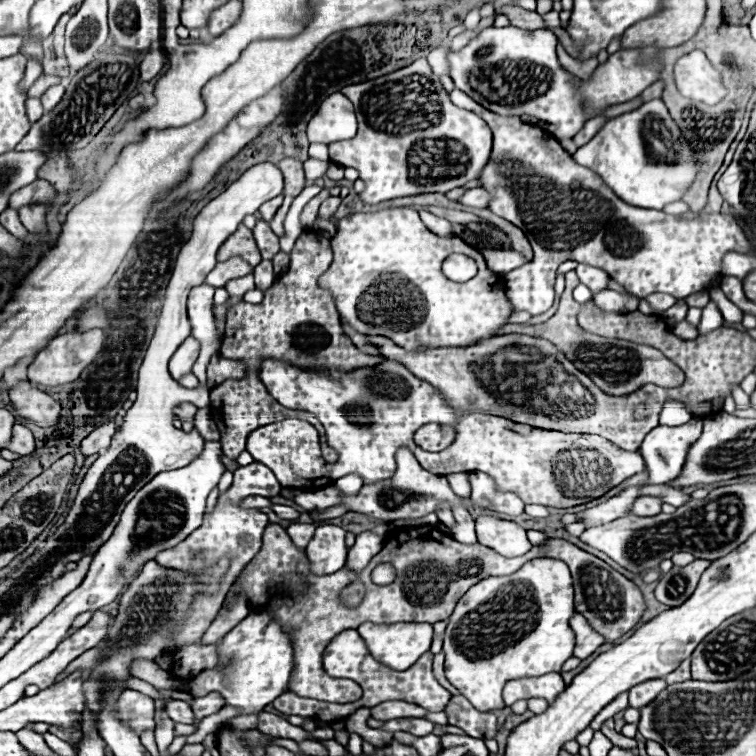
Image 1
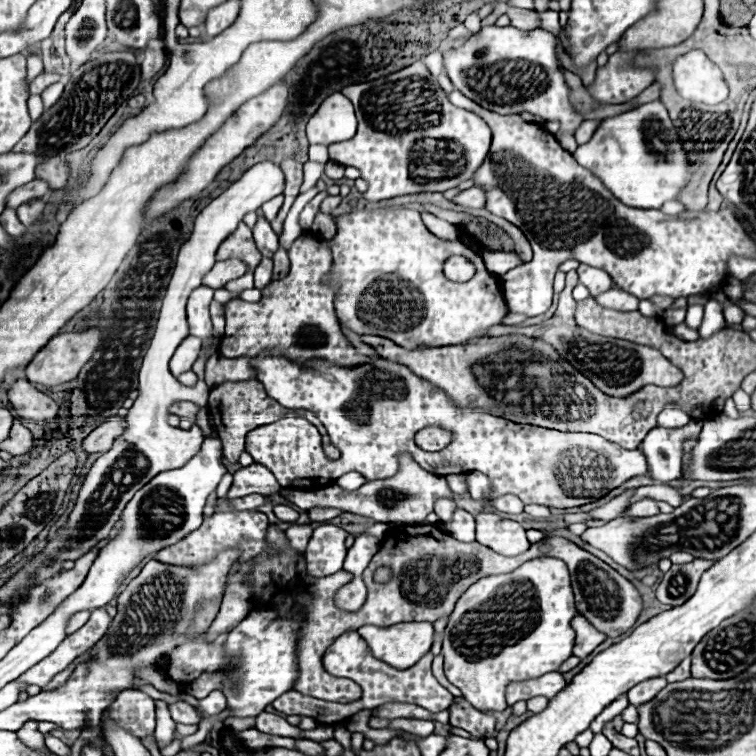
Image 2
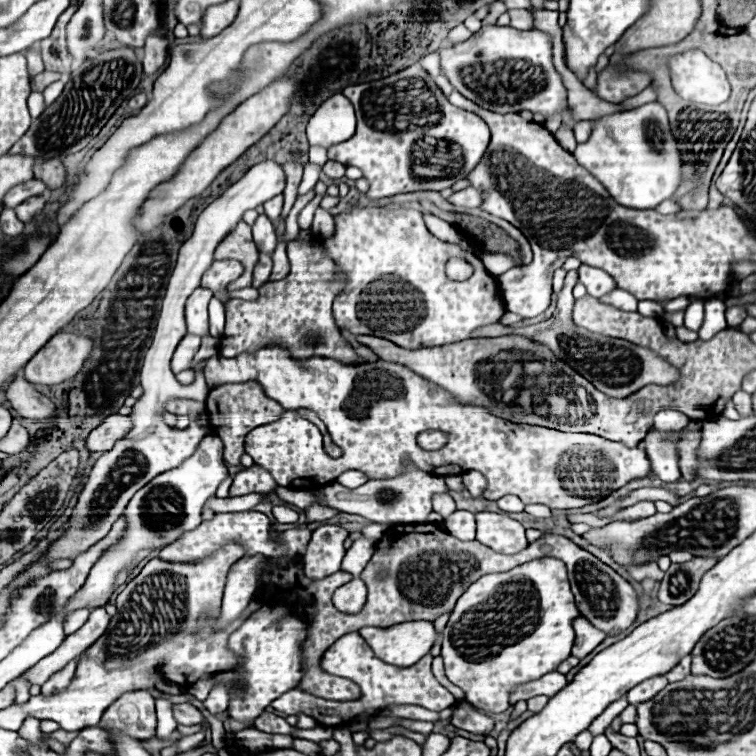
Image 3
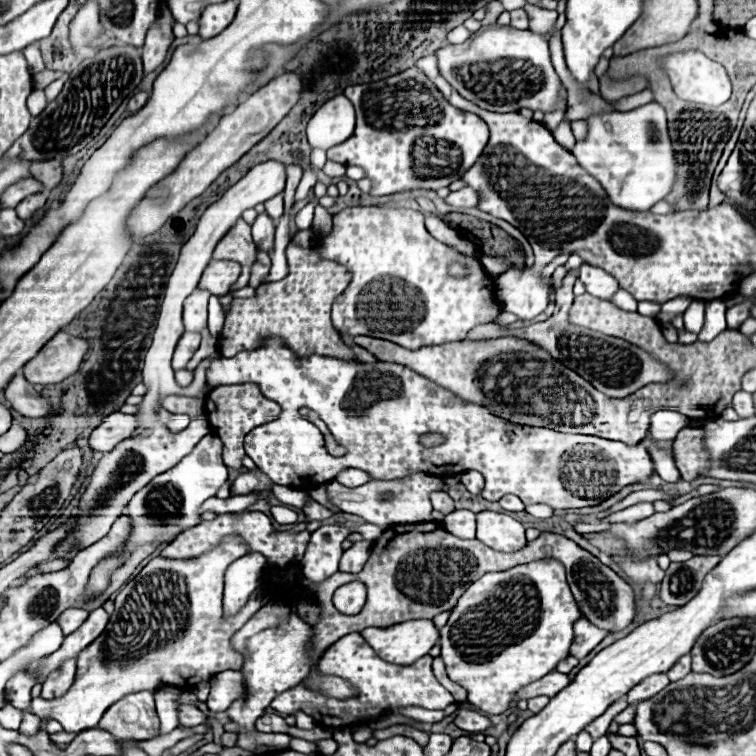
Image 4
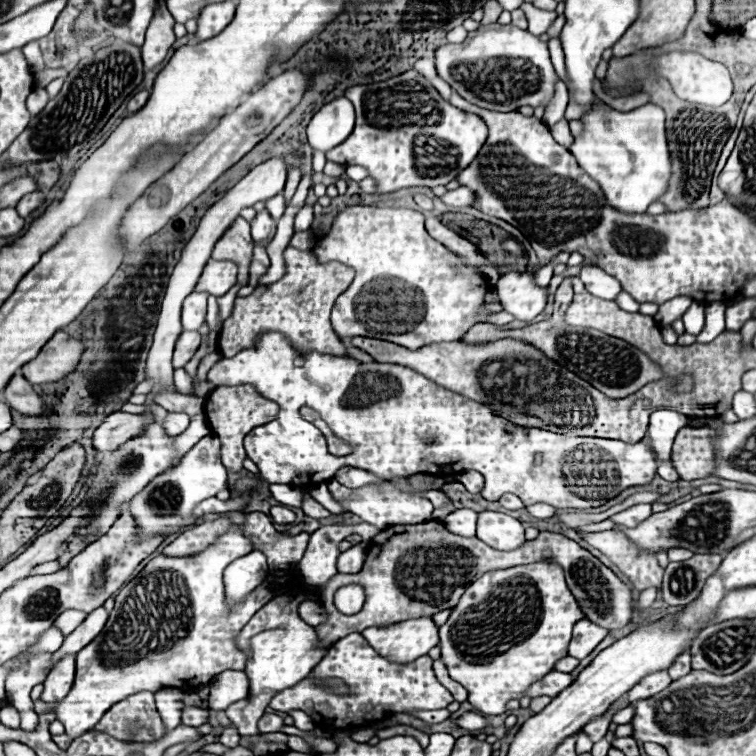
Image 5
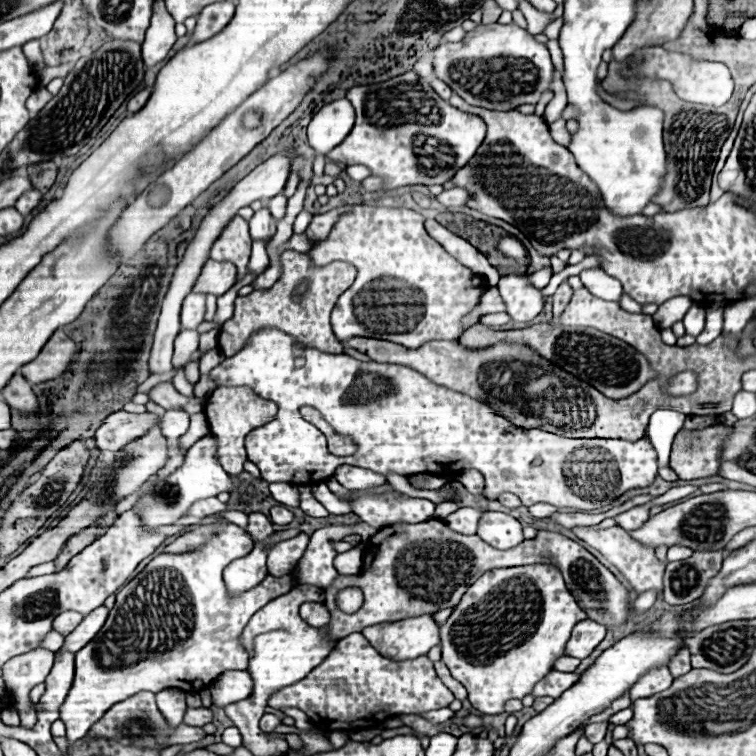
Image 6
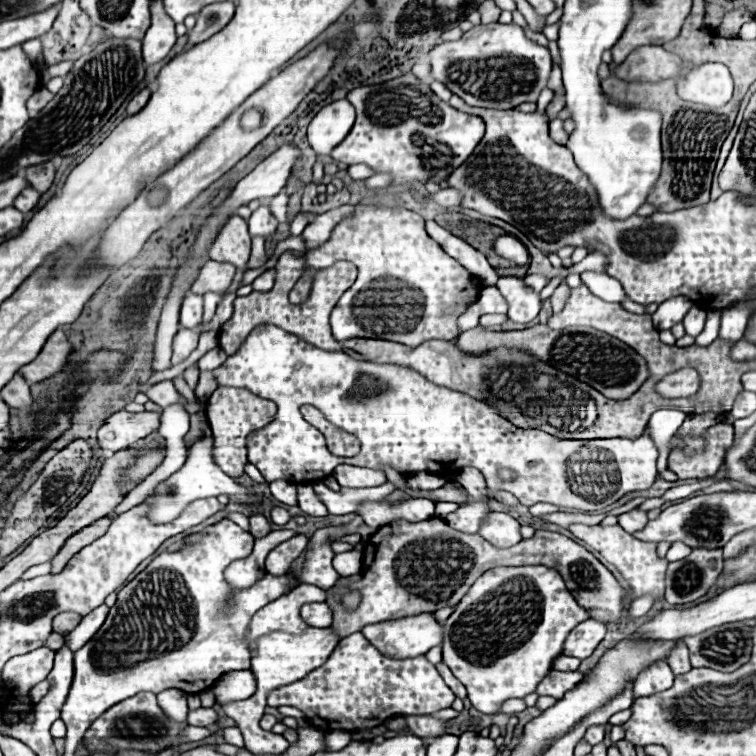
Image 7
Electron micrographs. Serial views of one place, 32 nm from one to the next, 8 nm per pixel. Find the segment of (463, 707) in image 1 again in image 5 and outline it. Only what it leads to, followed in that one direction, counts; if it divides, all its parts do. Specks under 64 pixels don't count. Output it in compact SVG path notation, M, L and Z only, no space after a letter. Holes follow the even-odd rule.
M464 712L464 714L456 720L456 724L458 724L460 728L464 728L464 730L470 730L470 732L484 730L484 728L488 726L486 718L484 718L482 714L478 714L478 712Z

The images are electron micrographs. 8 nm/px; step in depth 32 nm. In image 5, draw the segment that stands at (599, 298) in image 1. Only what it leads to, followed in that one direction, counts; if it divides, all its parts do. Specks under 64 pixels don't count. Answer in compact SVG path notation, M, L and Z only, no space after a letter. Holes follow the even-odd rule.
M620 292L618 296L616 296L616 300L614 300L622 310L626 310L626 312L638 312L638 302L628 294L628 292Z

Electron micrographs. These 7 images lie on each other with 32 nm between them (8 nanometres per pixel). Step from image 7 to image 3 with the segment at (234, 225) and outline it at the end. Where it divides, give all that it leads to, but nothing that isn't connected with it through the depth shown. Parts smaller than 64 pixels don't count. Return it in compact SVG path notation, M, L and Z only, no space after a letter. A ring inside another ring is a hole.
M238 222L238 228L218 244L218 250L214 254L216 260L240 260L244 264L244 274L234 280L234 284L228 284L228 290L242 290L252 286L252 270L258 264L258 248L252 242L252 232L246 222Z

